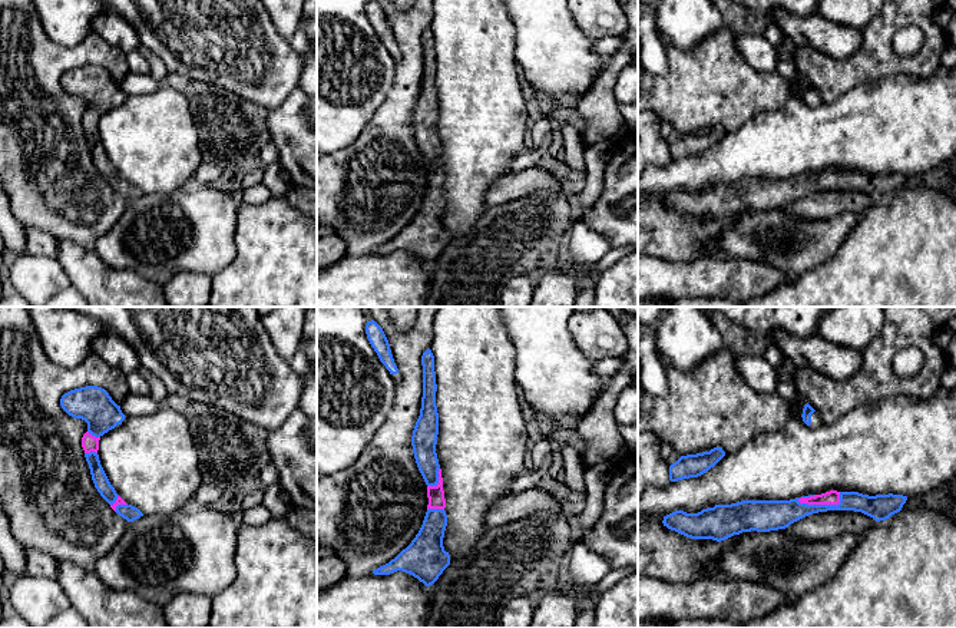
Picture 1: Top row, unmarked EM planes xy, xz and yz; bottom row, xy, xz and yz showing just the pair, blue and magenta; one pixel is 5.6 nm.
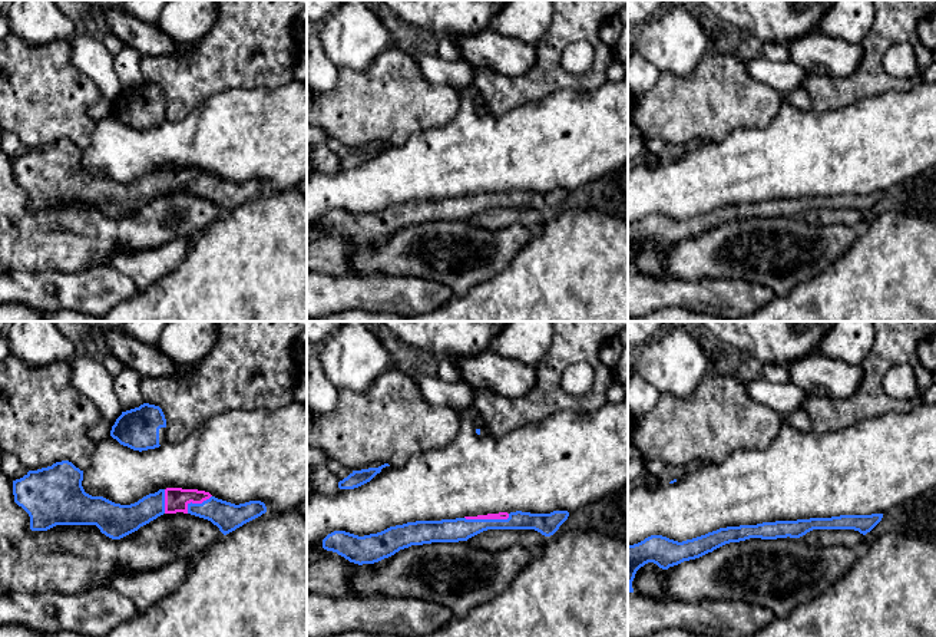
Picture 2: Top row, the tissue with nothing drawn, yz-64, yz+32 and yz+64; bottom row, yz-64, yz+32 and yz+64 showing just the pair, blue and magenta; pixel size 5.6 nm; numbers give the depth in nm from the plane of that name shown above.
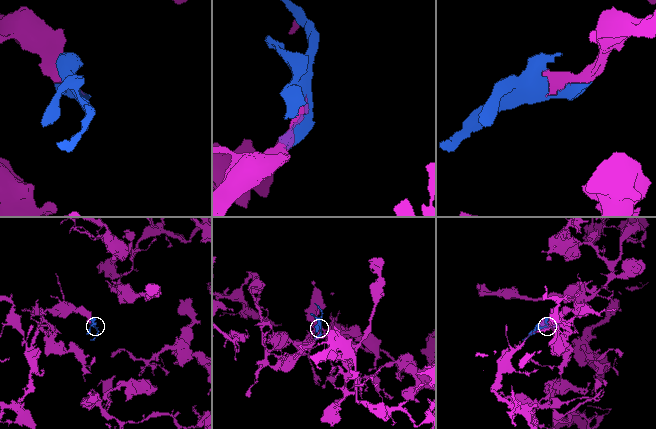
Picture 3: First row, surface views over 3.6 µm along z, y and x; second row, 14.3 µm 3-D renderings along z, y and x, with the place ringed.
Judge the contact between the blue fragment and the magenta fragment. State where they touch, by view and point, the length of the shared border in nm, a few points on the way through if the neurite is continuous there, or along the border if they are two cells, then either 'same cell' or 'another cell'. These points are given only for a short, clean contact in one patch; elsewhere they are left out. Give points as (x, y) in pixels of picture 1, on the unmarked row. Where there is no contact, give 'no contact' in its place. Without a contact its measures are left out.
yz (823, 184) | 260 nm | same cell

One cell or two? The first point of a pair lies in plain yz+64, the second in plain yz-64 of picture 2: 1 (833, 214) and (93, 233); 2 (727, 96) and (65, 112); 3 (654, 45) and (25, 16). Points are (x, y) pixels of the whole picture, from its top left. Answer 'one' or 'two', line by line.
1: one
2: one
3: one

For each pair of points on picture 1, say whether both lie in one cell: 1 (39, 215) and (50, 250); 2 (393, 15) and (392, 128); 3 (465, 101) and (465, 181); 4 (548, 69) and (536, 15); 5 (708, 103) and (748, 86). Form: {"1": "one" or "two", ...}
{"1": "two", "2": "one", "3": "one", "4": "one", "5": "one"}

